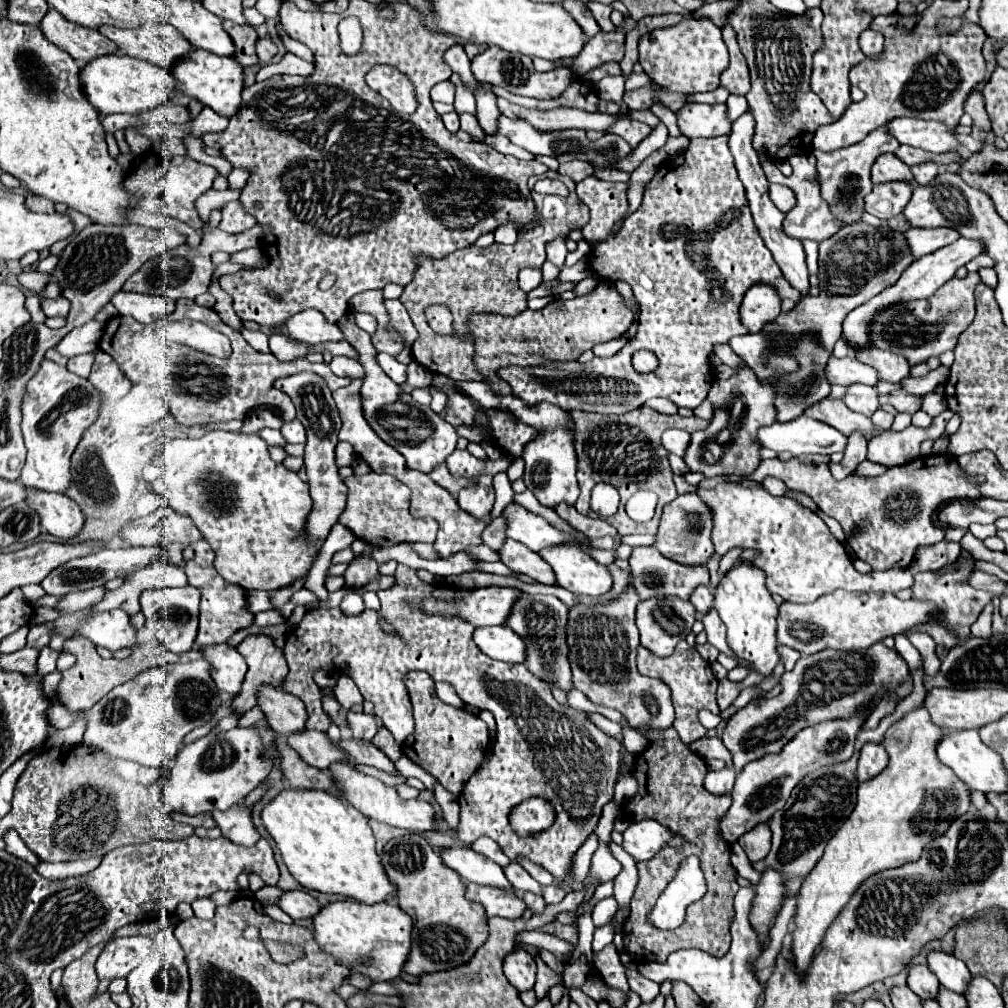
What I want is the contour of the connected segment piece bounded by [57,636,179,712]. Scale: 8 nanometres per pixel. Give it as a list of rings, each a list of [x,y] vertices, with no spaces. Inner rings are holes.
[[[77,636],[77,638],[69,638],[65,640],[65,650],[69,650],[71,654],[77,656],[77,664],[71,666],[69,670],[61,672],[61,682],[57,686],[57,698],[61,700],[61,704],[69,710],[69,712],[87,712],[91,710],[97,700],[101,700],[109,690],[113,690],[115,686],[123,684],[123,682],[129,682],[131,678],[135,678],[139,672],[145,672],[153,666],[163,666],[163,664],[171,664],[171,662],[177,662],[179,656],[177,654],[171,654],[167,652],[163,646],[161,650],[157,648],[157,652],[145,644],[145,646],[139,646],[137,650],[131,652],[131,656],[127,660],[115,660],[115,658],[101,658],[95,650],[95,644],[83,636]]]

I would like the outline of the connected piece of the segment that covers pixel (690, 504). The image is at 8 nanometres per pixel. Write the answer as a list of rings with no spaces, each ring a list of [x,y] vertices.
[[[697,494],[677,496],[673,502],[663,506],[663,518],[657,532],[655,548],[665,554],[665,558],[675,560],[685,566],[705,566],[713,554],[713,542],[709,542],[711,516],[707,506],[697,498]]]

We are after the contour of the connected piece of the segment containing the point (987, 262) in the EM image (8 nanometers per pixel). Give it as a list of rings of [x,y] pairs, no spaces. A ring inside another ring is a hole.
[[[981,254],[981,256],[973,258],[973,262],[971,262],[971,264],[967,264],[967,270],[969,270],[969,272],[973,272],[973,270],[979,270],[979,268],[993,268],[993,266],[995,266],[993,262],[995,262],[995,260],[993,260],[991,256]]]

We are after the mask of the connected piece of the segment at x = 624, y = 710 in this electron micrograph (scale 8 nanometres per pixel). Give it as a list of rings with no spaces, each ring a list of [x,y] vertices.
[[[629,582],[629,588],[607,604],[581,604],[569,608],[567,646],[573,686],[579,688],[591,702],[619,710],[631,726],[669,728],[675,720],[671,690],[665,682],[637,674],[635,654],[639,632],[635,626],[635,606],[639,596]]]

